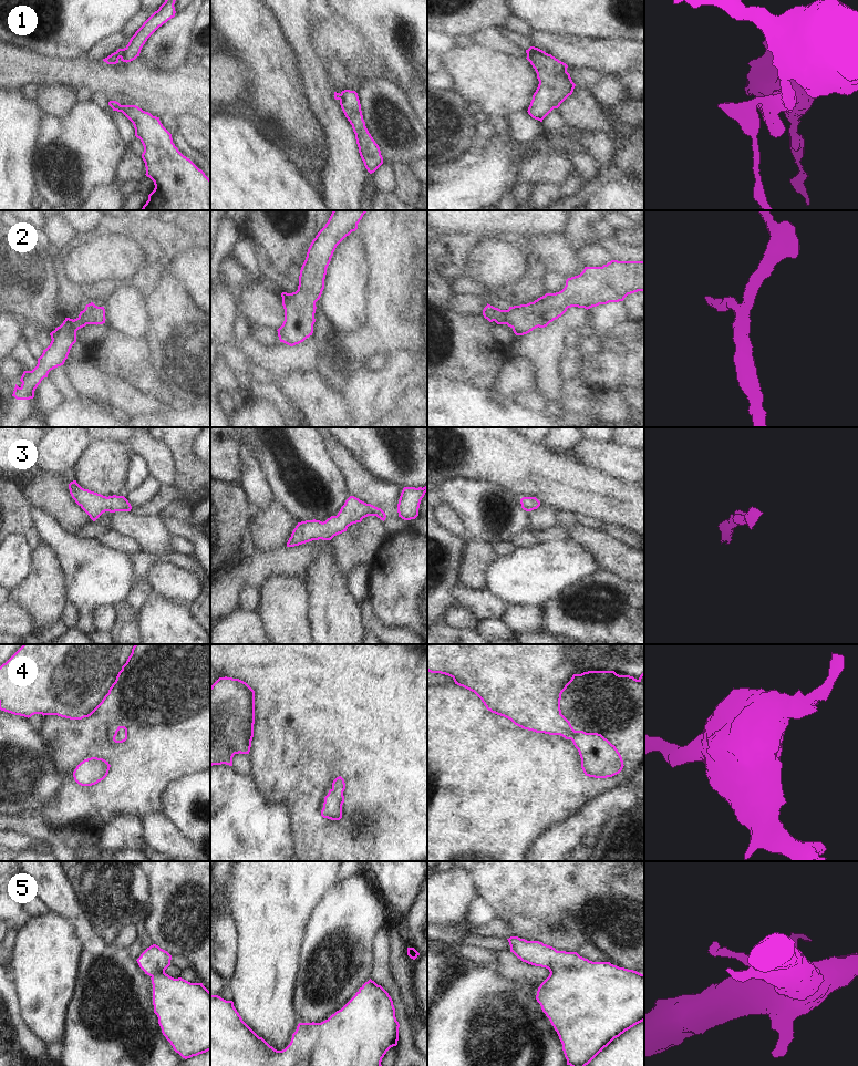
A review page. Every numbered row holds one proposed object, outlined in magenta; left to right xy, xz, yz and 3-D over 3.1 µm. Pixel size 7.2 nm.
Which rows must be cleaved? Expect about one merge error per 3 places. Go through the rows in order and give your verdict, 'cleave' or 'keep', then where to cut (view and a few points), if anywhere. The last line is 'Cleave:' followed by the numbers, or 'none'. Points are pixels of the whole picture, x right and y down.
1: cleave; cut in xy along (123, 49), (121, 58)
2: keep; no cut
3: keep; no cut
4: keep; no cut
5: keep; no cut
Cleave: 1

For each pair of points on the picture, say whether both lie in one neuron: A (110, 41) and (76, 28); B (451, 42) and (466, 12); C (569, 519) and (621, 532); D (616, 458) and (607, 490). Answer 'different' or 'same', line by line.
A: different
B: different
C: same
D: different

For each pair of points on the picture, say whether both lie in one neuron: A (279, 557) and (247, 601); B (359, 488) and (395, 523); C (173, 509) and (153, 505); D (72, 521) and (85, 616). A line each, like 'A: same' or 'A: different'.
A: different
B: same
C: different
D: different

